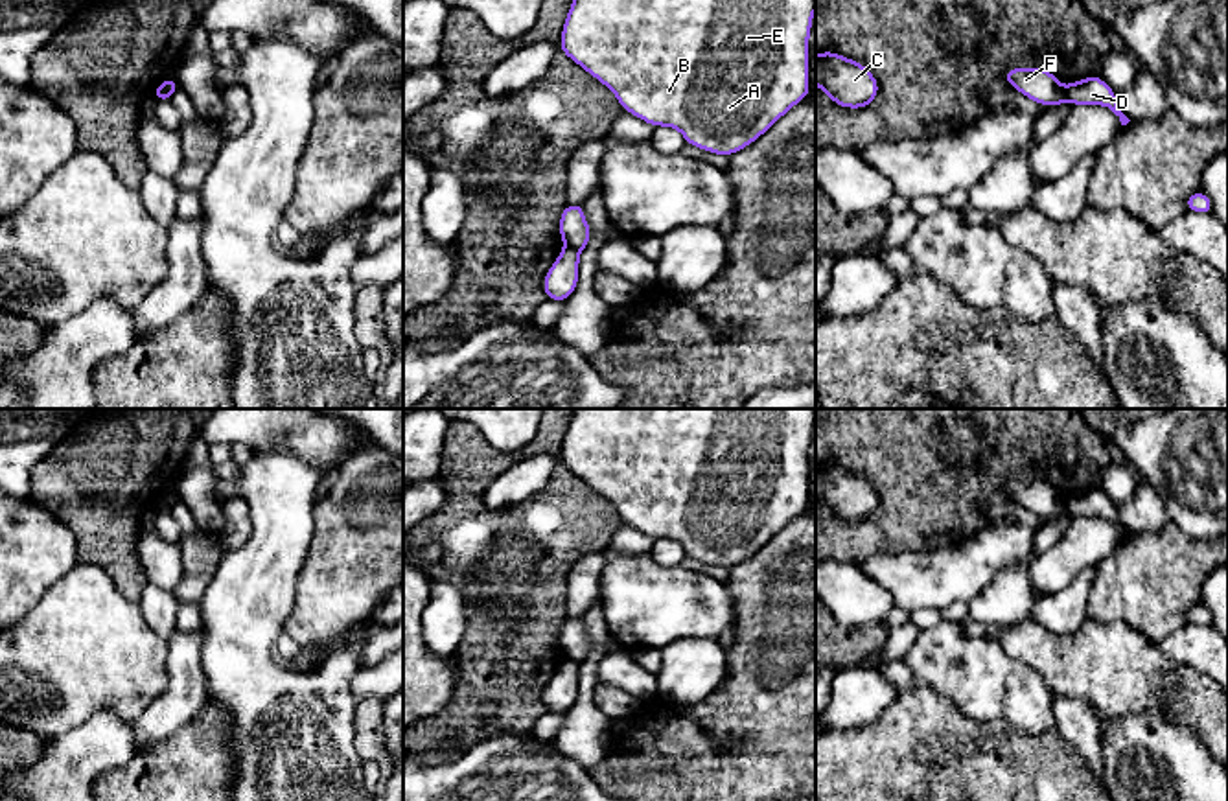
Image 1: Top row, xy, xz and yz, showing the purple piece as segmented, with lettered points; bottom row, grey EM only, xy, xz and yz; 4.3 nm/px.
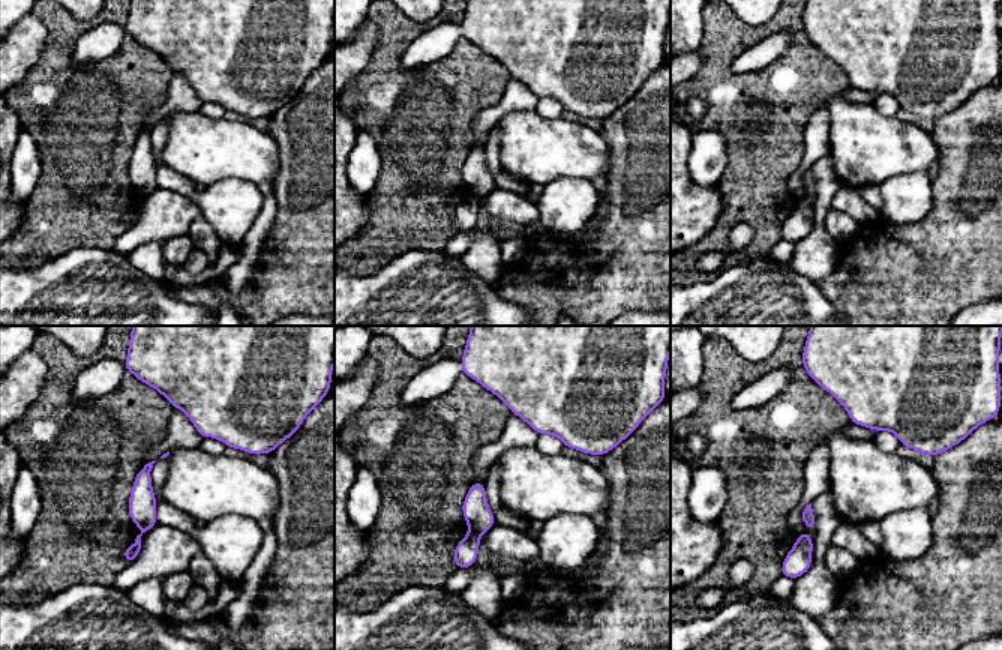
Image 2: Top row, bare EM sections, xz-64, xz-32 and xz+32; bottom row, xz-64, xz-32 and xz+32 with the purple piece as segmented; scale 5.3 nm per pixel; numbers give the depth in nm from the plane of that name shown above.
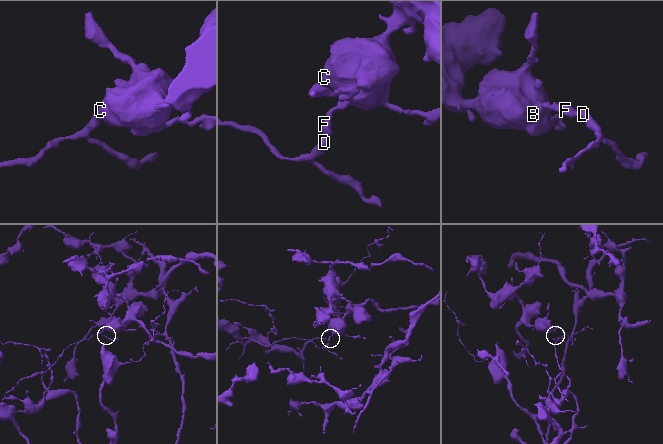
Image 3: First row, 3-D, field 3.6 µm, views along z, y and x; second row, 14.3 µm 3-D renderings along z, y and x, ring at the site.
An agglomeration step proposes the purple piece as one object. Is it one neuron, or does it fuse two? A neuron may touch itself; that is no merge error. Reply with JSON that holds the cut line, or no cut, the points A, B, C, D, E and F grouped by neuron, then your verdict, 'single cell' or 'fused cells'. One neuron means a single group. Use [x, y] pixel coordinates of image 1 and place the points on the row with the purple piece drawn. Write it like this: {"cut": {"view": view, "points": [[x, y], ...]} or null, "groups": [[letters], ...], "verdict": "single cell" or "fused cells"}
{"cut": {"view": "xz", "points": [[566, 245], [579, 253]]}, "groups": [["A", "B", "C", "E", "F"], ["D"]], "verdict": "fused cells"}

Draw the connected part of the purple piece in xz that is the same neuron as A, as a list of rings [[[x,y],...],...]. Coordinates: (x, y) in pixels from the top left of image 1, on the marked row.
[[[573,0],[560,50],[654,129],[678,129],[692,147],[735,155],[810,94],[808,37],[816,0]]]

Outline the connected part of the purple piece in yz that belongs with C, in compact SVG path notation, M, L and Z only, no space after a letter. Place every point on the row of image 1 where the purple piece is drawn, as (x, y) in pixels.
M832 50L816 53L816 85L840 107L862 109L878 96L876 77L858 61Z

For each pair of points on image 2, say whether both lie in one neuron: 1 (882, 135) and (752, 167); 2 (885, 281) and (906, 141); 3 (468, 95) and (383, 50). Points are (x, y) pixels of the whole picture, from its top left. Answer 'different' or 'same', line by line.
1: different
2: different
3: same

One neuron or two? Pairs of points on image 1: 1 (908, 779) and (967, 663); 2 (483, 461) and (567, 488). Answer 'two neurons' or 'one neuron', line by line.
1: two neurons
2: one neuron

